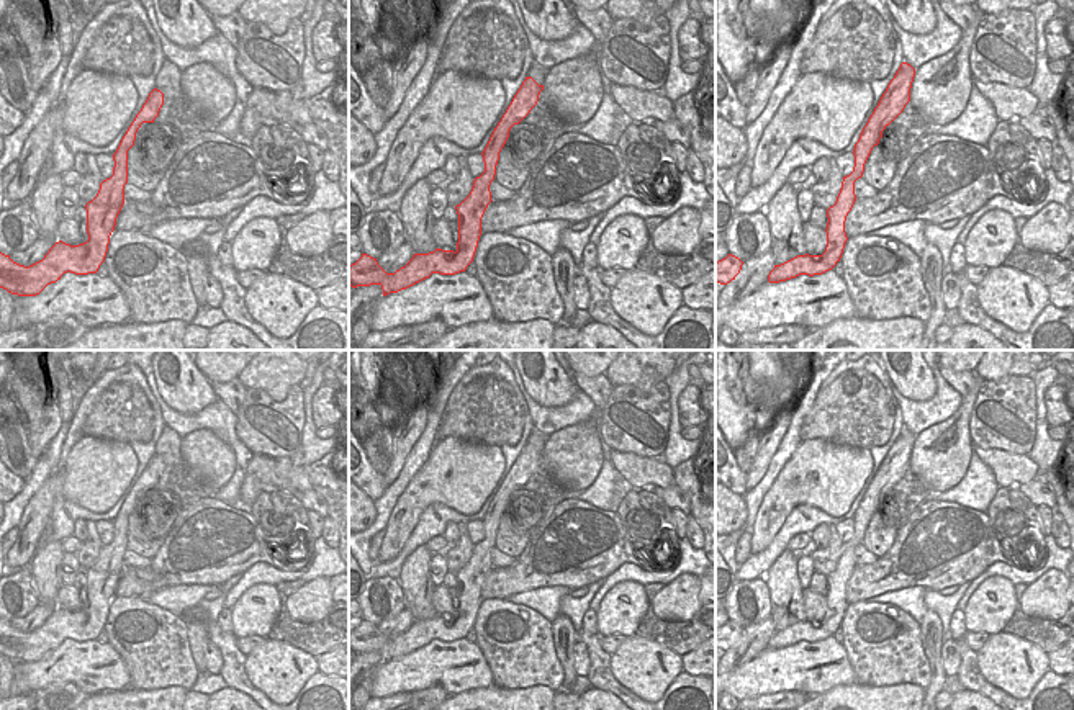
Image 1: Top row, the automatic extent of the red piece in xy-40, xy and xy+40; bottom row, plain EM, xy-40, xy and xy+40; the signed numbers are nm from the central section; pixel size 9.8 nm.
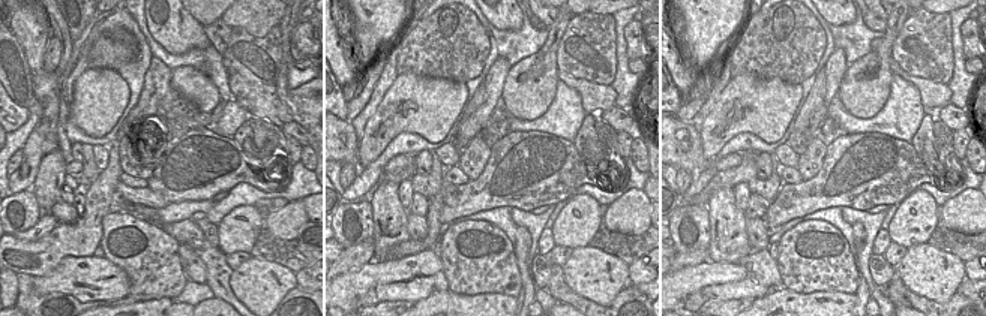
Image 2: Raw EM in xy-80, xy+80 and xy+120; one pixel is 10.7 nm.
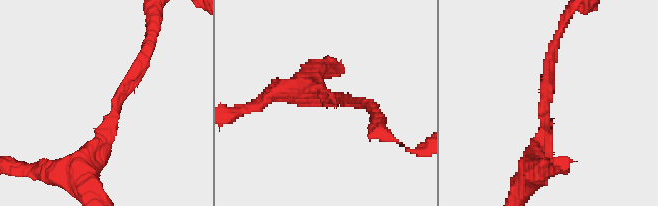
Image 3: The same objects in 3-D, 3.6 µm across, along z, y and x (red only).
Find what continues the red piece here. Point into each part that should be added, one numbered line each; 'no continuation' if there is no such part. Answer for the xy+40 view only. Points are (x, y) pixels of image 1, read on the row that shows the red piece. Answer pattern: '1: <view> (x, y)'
no continuation

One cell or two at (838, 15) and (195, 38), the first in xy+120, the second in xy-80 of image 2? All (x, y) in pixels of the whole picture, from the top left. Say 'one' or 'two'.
one

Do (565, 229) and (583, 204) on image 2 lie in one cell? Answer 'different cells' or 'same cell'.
same cell

